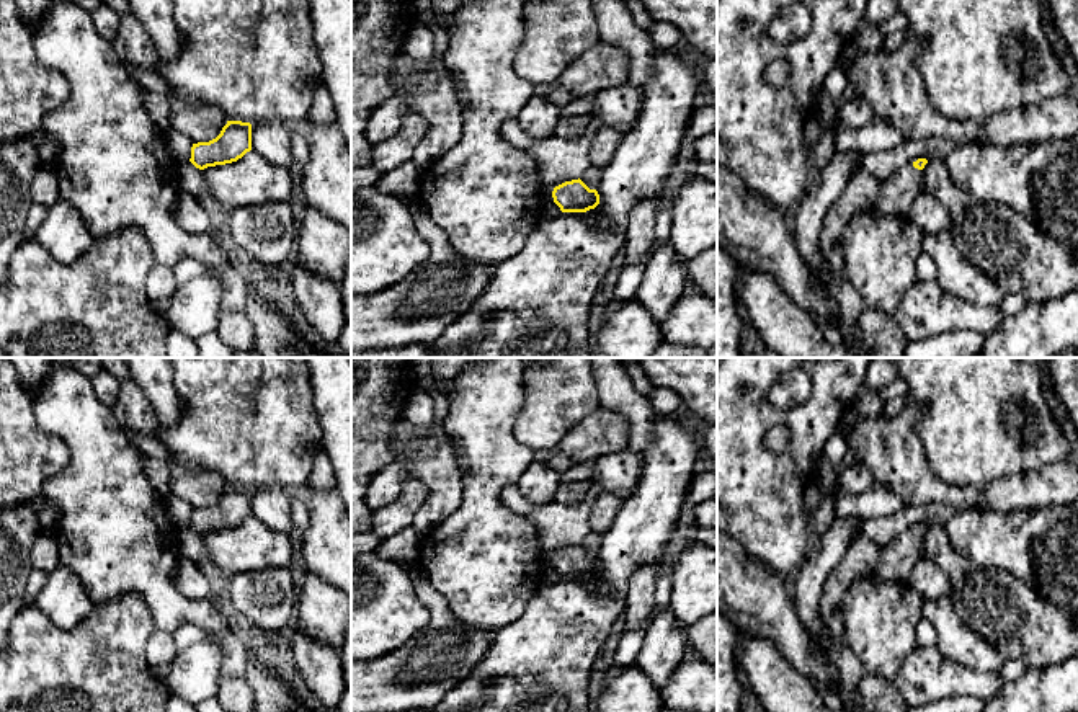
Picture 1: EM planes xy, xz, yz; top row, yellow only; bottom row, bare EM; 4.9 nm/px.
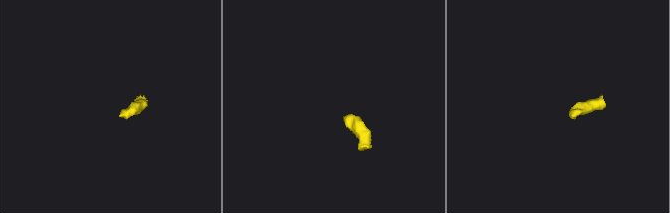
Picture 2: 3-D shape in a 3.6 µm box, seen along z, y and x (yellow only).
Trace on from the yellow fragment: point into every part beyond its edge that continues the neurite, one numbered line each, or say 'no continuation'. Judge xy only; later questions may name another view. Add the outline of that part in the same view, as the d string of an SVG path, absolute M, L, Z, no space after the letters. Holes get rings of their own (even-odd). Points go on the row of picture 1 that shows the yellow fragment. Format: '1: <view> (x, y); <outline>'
no continuation

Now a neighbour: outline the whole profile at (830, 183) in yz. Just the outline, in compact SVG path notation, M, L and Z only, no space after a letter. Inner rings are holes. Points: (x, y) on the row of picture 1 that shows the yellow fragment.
M858 150L836 152L794 207L794 240L815 279L822 278L822 227L830 207L844 193L859 162Z

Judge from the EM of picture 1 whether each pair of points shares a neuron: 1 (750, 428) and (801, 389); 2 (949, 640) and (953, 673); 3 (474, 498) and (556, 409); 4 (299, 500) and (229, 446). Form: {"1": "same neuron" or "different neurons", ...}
{"1": "different neurons", "2": "different neurons", "3": "different neurons", "4": "different neurons"}

